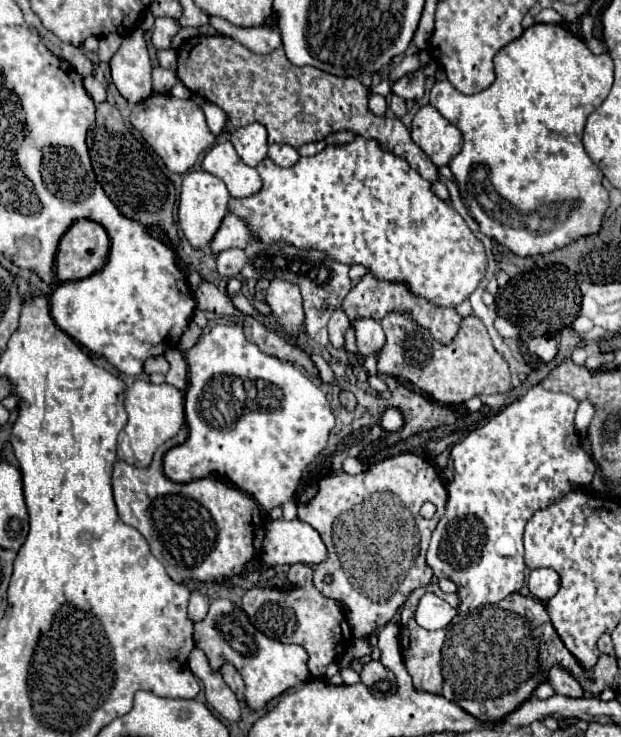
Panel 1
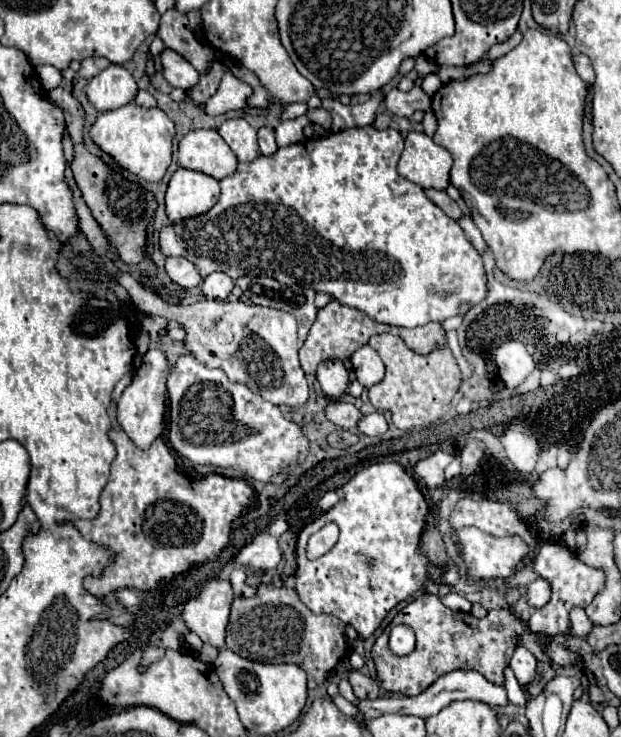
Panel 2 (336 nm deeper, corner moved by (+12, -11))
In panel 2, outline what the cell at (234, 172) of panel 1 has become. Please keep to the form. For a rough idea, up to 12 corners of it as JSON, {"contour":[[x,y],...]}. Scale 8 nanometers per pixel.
{"contour":[[216,129],[178,143],[178,165],[224,179],[236,155]]}

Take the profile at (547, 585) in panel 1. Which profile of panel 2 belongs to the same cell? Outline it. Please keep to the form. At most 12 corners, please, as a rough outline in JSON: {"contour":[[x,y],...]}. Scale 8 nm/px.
{"contour":[[536,579],[528,587],[528,605],[544,607],[550,583]]}

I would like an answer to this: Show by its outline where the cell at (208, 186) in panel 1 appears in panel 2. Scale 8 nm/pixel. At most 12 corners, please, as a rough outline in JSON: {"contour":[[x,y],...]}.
{"contour":[[178,169],[166,191],[172,223],[206,213],[218,179]]}

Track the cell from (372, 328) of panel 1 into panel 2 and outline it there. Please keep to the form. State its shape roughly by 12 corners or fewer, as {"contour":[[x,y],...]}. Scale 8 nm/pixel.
{"contour":[[370,345],[352,355],[356,379],[366,389],[384,379],[384,363]]}

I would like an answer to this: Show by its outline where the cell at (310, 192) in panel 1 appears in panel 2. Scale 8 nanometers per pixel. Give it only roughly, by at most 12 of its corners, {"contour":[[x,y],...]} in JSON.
{"contour":[[370,125],[238,163],[160,229],[202,279],[264,275],[418,327],[482,257]]}

